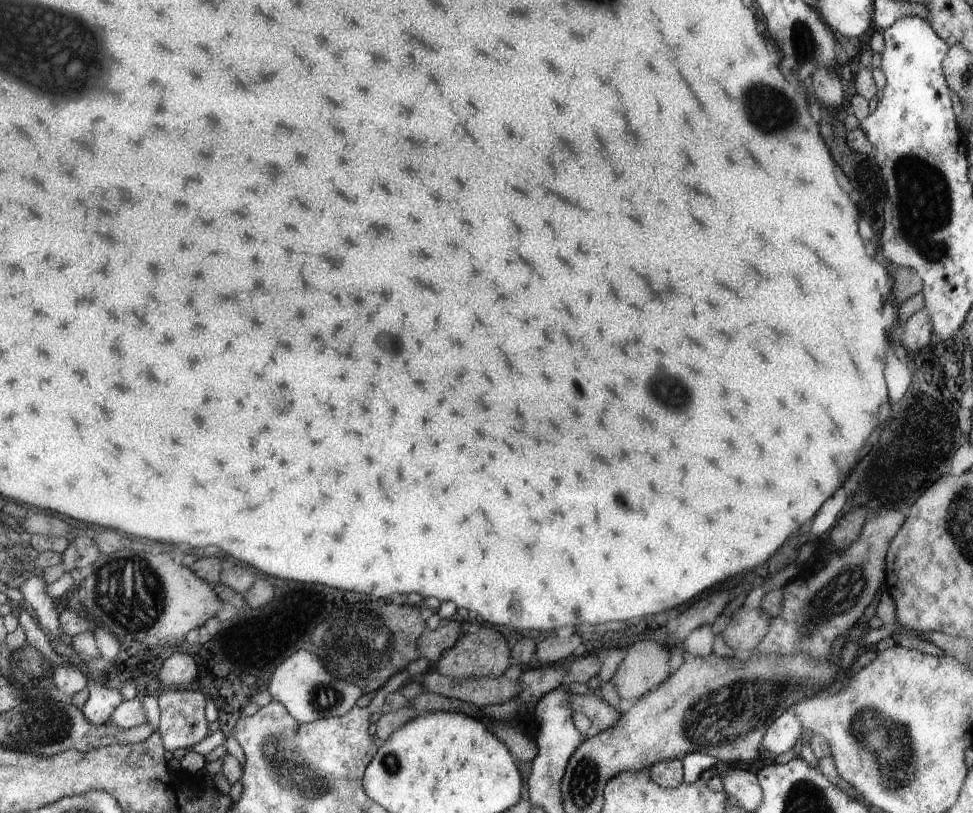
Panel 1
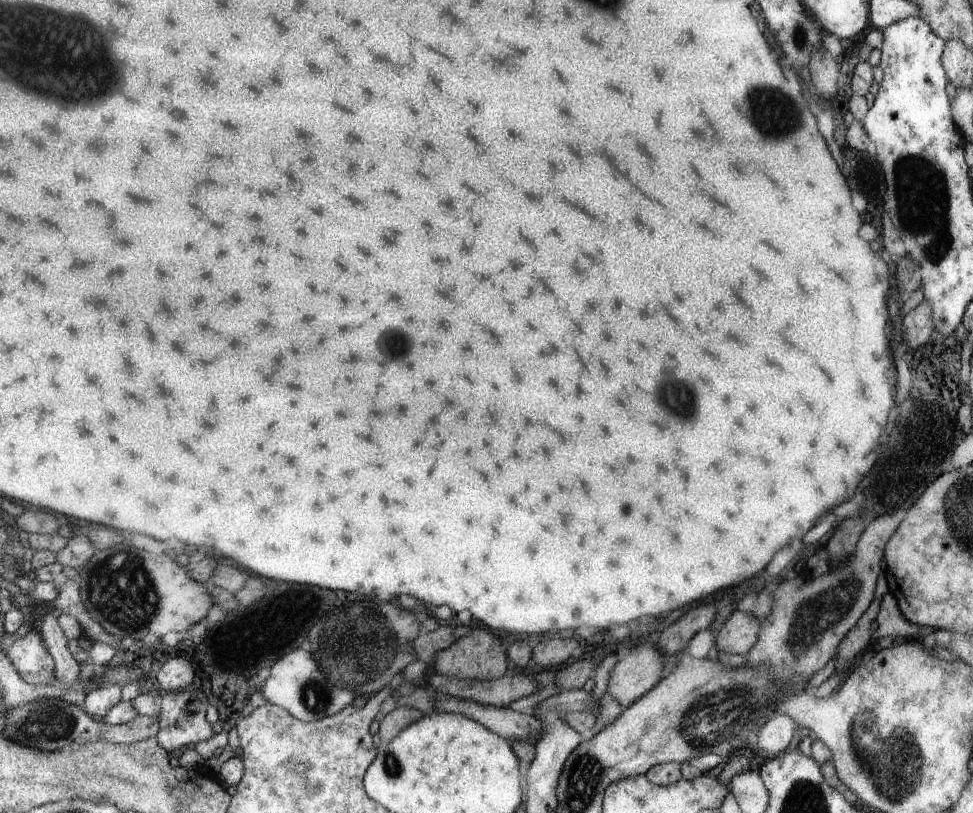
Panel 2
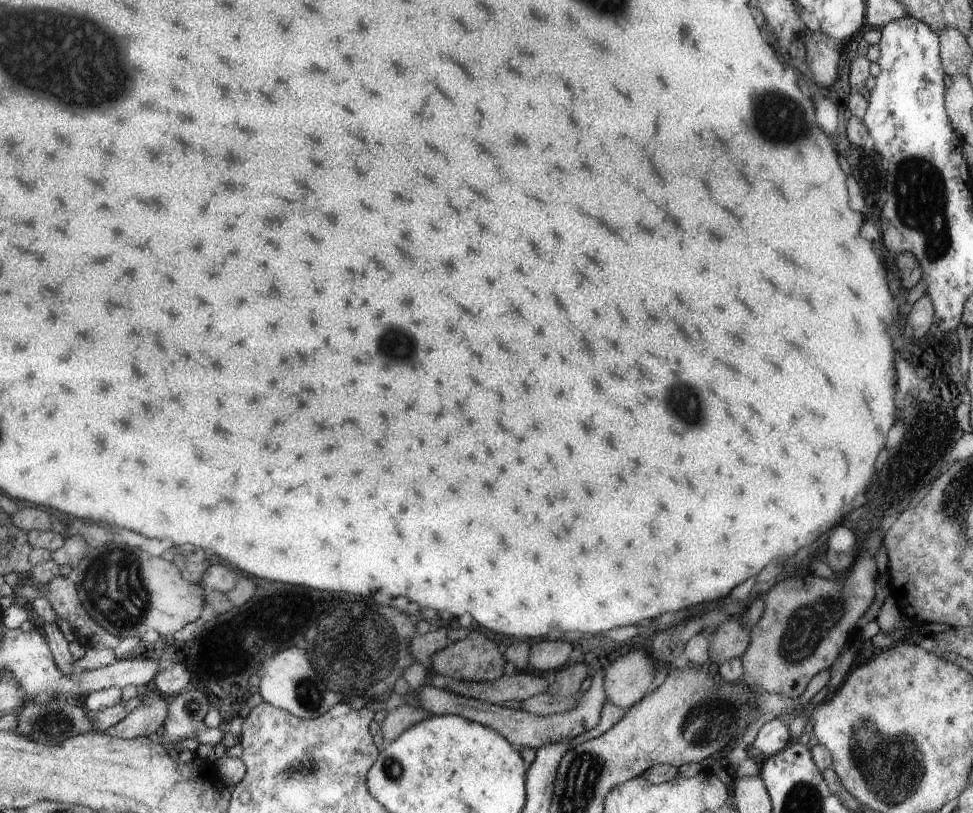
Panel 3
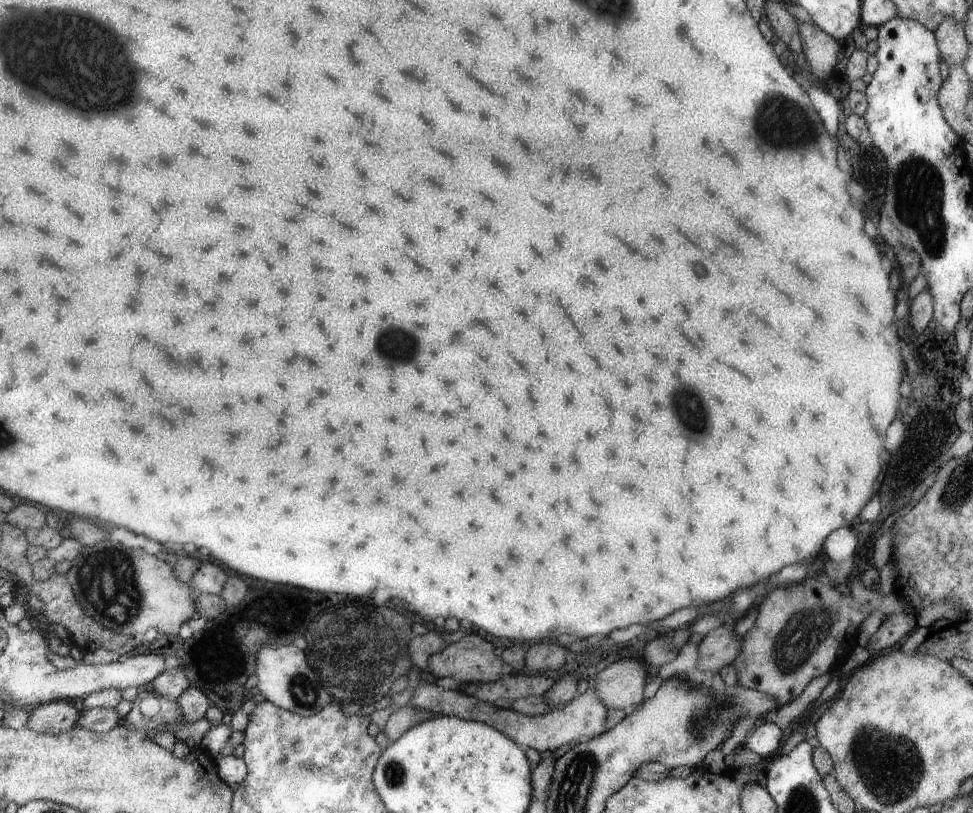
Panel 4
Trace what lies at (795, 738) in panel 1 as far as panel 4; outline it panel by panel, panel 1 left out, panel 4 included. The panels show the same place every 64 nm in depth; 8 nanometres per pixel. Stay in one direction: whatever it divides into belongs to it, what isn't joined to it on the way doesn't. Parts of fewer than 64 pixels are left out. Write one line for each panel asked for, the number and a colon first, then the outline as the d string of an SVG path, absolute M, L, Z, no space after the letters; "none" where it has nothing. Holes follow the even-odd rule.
2: M771 716L759 730L757 736L753 736L753 748L755 752L761 752L763 756L779 756L785 752L785 748L791 742L795 722L789 716Z
3: M767 720L767 724L763 724L753 740L753 744L749 746L749 750L753 754L763 754L763 756L775 756L777 752L785 750L791 744L791 734L787 730L787 726L779 720Z
4: M765 722L743 740L741 748L749 748L751 752L767 760L781 750L781 744L783 744L783 730L779 730L779 726L771 722Z

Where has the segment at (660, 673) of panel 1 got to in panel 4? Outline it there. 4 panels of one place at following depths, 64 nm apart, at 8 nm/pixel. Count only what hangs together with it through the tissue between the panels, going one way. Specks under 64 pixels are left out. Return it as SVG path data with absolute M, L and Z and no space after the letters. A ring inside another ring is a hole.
M633 658L617 660L593 678L593 690L607 710L623 710L641 700L651 676L651 670Z

